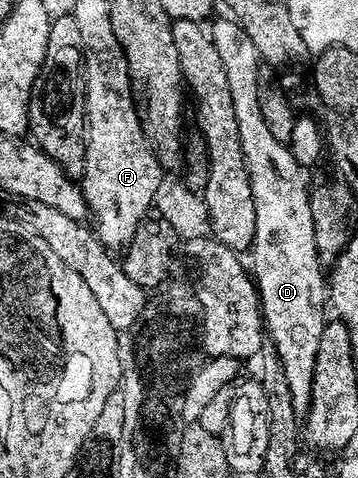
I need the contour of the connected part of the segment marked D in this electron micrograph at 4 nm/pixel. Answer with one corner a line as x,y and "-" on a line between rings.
224,18
215,20
207,34
219,53
219,61
223,61
223,73
227,73
237,140
254,201
251,274
257,285
257,296
261,298
261,317
268,342
275,345
283,374
287,377
287,386
291,389
293,409
301,417
309,410
313,396
315,353
319,353
319,337
327,322
327,275
315,245
310,188
305,187
306,172
299,161
295,161
288,146
271,137
267,121
263,121
263,113
259,113
257,74
263,65
261,54
236,19

